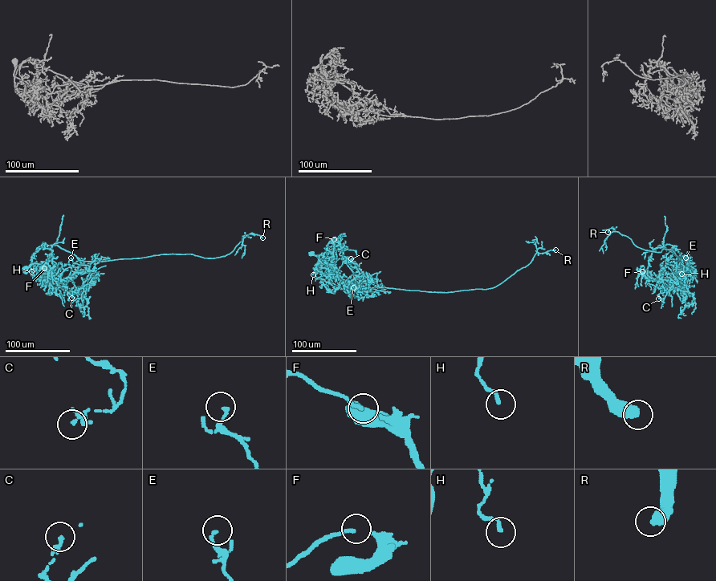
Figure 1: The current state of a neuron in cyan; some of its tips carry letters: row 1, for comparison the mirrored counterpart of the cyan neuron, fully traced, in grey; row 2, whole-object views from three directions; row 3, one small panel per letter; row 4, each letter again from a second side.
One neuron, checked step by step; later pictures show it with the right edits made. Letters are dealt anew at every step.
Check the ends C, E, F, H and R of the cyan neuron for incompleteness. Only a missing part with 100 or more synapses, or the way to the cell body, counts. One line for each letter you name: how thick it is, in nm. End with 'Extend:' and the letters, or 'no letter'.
Extend: no letter

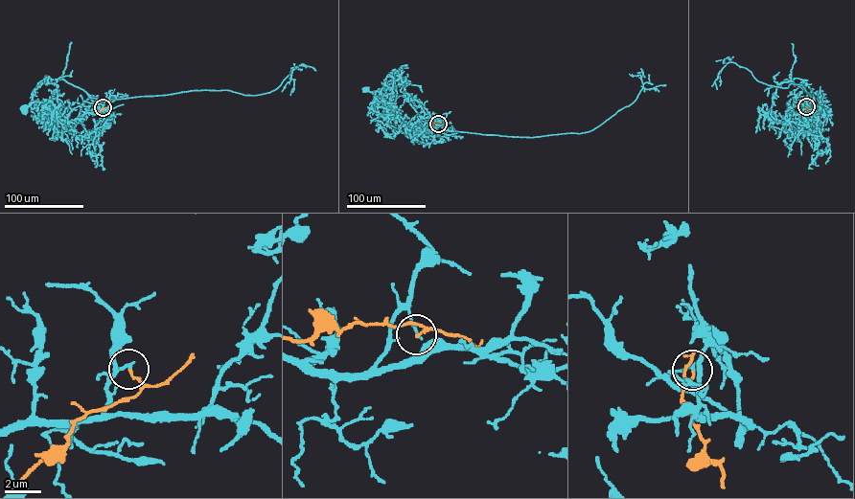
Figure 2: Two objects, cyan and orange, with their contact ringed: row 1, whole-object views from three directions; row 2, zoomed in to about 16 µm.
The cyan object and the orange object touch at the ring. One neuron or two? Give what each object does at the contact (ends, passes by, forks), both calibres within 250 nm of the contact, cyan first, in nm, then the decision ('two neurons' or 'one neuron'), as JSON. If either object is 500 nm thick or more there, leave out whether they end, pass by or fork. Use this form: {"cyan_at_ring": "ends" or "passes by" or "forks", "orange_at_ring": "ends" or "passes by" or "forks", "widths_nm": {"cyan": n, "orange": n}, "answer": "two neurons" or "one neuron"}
{"cyan_at_ring": "ends", "orange_at_ring": "ends", "widths_nm": {"cyan": 170, "orange": 110}, "answer": "two neurons"}

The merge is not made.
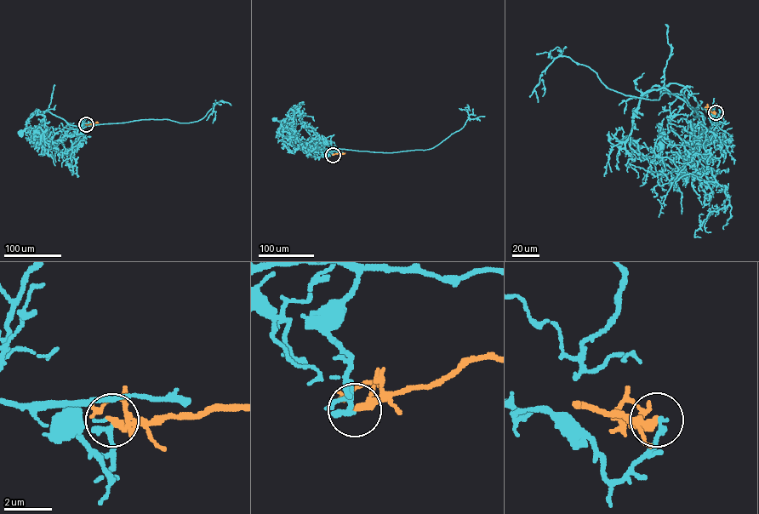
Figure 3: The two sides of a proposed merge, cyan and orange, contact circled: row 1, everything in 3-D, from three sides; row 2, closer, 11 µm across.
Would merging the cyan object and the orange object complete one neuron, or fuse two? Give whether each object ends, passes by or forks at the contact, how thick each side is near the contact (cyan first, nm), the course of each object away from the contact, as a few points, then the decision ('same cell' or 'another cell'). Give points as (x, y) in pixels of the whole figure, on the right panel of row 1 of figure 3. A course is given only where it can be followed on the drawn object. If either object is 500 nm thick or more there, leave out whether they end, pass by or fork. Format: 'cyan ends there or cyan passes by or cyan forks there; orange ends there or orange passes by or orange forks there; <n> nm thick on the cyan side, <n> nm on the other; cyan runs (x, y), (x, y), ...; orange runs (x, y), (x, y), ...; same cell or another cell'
cyan ends there; orange ends there; 240 nm thick on the cyan side, 320 nm on the other; cyan runs (715, 112), (713, 116), (707, 112), (716, 122), (714, 139), (700, 159), (669, 129), (659, 128), (659, 147); orange runs (715, 112), (704, 107); another cell

